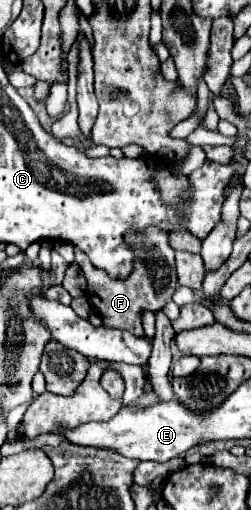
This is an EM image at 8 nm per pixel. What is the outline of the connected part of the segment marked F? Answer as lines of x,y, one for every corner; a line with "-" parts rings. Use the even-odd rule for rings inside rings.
152,228
146,230
140,238
128,238
132,242
132,250
136,250
136,266
130,278
124,282
112,282
104,270
96,270
92,262
88,262
88,256
82,250
76,250
76,264
86,276
86,298
102,318
104,326
120,328
120,330
132,330
132,334
142,336
142,314
146,310
158,312
164,308
166,302
172,300
172,294
178,286
176,278
176,266
174,266
174,250
168,246
168,234

